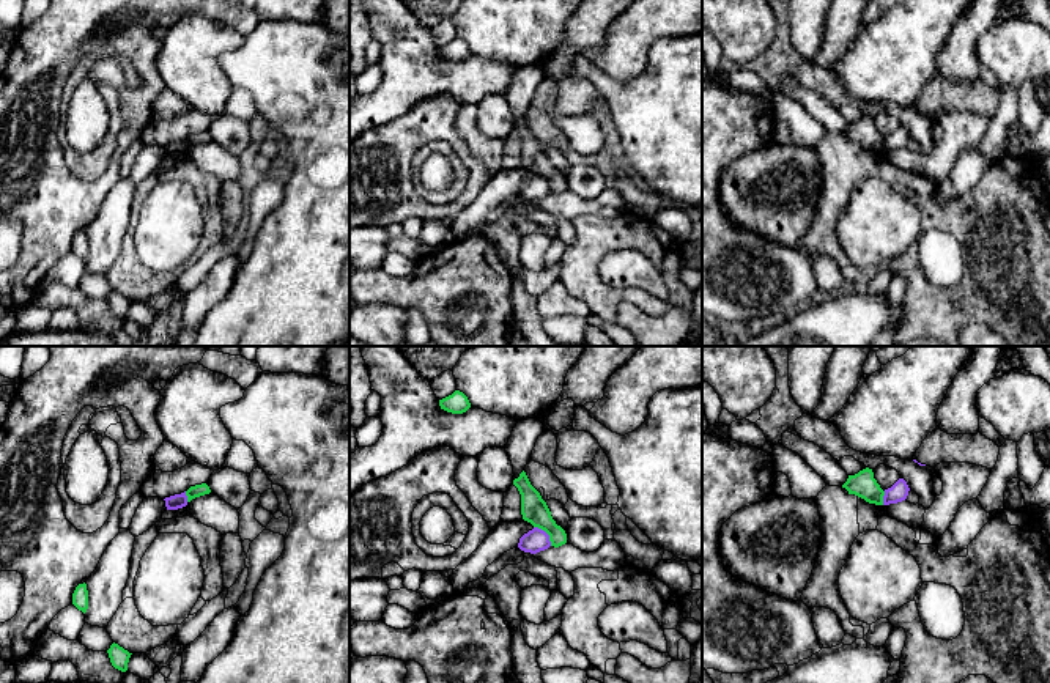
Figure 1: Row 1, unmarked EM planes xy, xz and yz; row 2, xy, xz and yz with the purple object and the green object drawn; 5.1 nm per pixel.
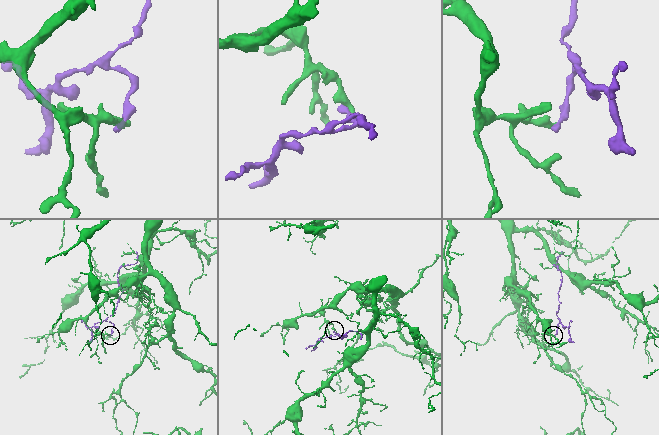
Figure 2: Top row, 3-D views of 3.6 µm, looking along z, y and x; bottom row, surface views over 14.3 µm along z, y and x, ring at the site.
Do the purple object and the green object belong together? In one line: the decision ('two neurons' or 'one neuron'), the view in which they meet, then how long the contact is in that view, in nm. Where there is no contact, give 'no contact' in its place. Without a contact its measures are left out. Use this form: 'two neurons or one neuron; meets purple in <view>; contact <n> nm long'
two neurons; meets purple in xz; contact 140 nm long

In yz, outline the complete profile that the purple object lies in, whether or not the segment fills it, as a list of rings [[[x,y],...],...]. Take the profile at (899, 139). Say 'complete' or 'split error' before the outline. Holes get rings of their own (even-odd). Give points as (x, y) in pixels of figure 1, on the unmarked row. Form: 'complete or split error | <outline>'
complete | [[[899,126],[891,135],[885,137],[883,153],[897,151],[907,146],[908,132],[904,126]]]

